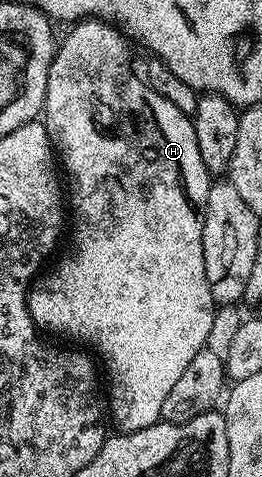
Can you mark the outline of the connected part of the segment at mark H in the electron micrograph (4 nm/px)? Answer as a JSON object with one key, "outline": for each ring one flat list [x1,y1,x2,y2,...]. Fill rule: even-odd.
{"outline":[[84,19,72,24,67,38,58,42,55,57,49,67,47,90,43,100,41,120,47,126,51,136,58,164,65,174,65,181,71,184,69,189,69,237,71,242,63,253,63,258,42,275,36,276,27,291,27,306,35,328,40,331,48,329,51,333,60,333,63,337,72,337,80,346,92,345,99,352,98,360,108,365,107,373,111,376,111,401,109,397,109,417,115,420,119,433,141,431,145,427,158,425,161,420,161,407,165,404,170,389,185,371,185,366,192,361,193,355,208,344,211,328,215,325,217,306,209,291,209,279,205,279,205,251,203,250,203,209,207,206,207,196,213,184,213,175,201,159,197,147,194,120,188,114,177,111,169,99,157,95,135,74,133,68,132,42,112,22,102,19]]}

